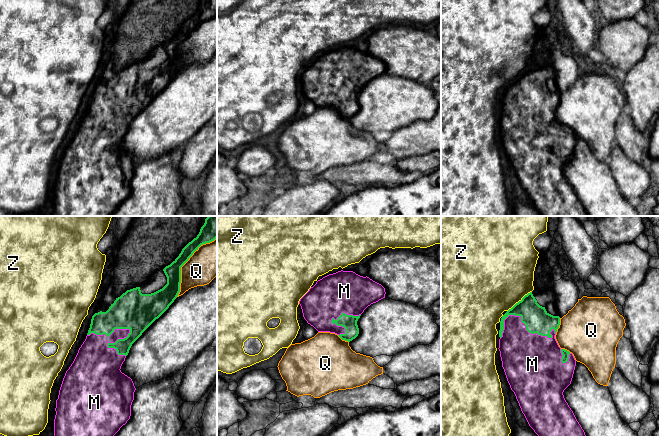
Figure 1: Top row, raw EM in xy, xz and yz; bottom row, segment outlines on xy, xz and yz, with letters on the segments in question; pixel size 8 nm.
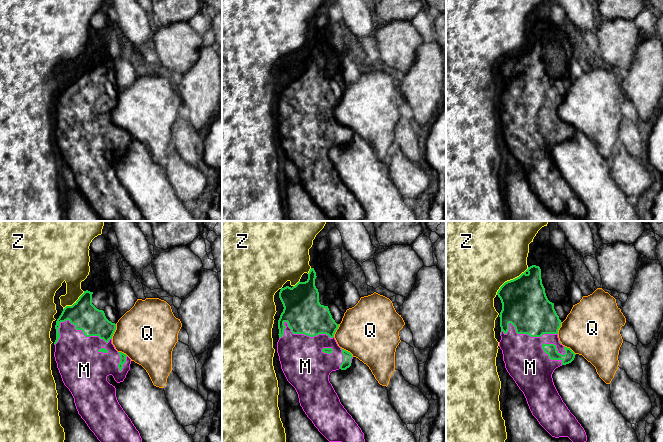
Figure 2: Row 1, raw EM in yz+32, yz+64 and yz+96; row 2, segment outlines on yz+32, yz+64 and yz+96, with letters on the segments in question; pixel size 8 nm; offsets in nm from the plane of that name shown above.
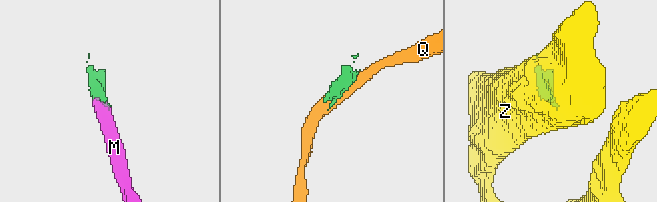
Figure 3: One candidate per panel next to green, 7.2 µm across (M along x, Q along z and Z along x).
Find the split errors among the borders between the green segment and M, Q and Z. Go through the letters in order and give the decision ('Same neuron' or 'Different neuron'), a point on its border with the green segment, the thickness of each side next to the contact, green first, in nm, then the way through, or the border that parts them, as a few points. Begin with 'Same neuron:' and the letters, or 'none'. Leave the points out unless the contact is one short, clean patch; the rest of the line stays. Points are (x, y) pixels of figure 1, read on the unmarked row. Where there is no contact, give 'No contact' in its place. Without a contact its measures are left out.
Same neuron: M
M: Same neuron. Touches green at xy (108, 117). Thickness 240 nm (green) against 380 nm
Q: Different neuron. Touches green at xy (185, 38). Thickness 130 nm (green) against 280 nm
Z: Different neuron. Touches green at yz (519, 77). Thickness 200 nm (green) against 500 nm

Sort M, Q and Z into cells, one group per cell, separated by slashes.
M / Q / Z

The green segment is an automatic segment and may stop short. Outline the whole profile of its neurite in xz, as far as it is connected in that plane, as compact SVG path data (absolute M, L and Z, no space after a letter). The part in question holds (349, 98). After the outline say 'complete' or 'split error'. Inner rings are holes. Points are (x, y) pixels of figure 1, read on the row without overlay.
M338 47L318 56L300 75L303 93L318 108L337 110L342 116L352 117L359 110L357 97L364 86L373 79L385 74L385 64L353 47Z; split error

